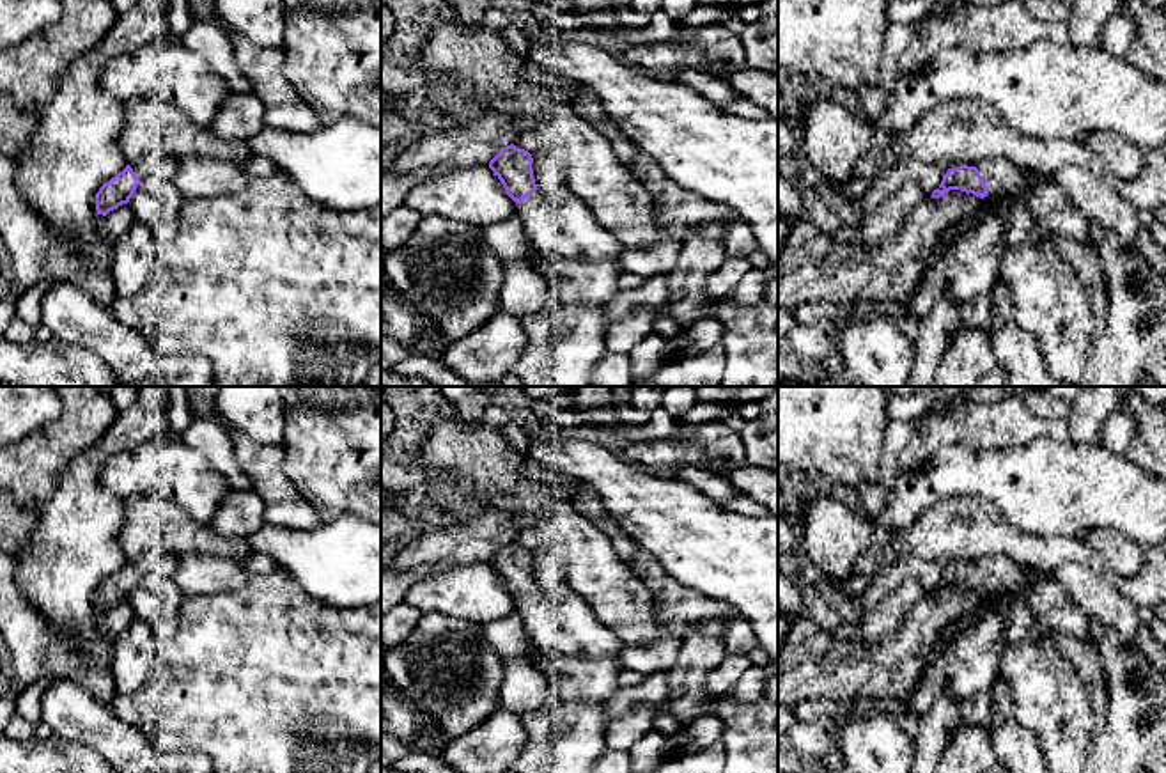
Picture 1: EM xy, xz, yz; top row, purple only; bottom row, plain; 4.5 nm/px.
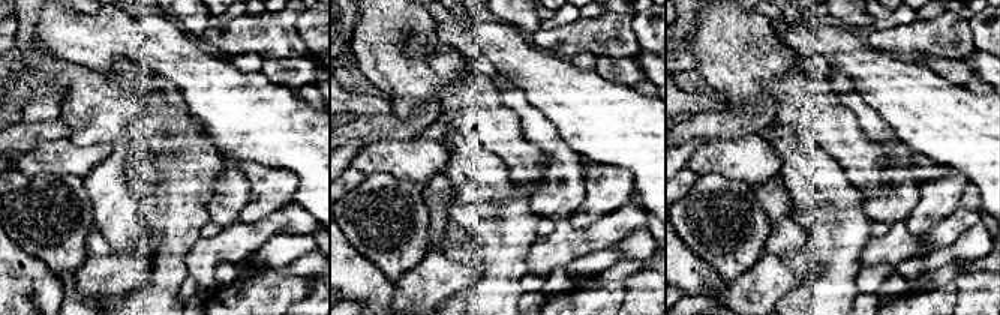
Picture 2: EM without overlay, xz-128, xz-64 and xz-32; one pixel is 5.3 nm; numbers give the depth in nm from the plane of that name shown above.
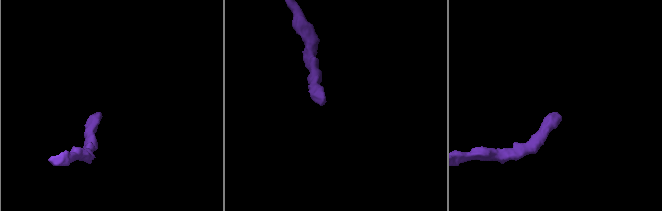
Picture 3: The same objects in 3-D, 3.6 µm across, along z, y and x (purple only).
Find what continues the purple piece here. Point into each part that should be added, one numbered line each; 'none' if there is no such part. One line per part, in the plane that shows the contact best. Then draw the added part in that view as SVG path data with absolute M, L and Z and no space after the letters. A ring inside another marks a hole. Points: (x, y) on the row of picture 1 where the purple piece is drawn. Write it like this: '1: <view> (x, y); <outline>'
1: yz (1000, 176); M1005 158L982 160L976 168L985 181L989 195L1021 197L1035 183L1033 172L1019 168Z

